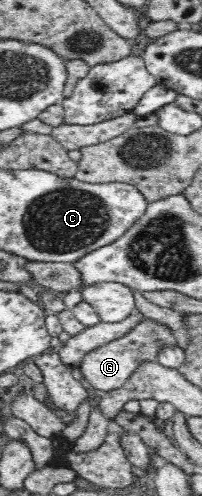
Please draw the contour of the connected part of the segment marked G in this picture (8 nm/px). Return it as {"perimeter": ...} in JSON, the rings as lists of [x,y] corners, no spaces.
{"perimeter":[[[145,318],[135,328],[132,328],[125,336],[108,342],[85,354],[83,360],[77,365],[84,378],[94,389],[112,391],[121,388],[133,374],[133,370],[143,362],[143,360],[156,360],[159,350],[163,346],[176,344],[173,334],[167,326],[157,324],[151,319]]]}

